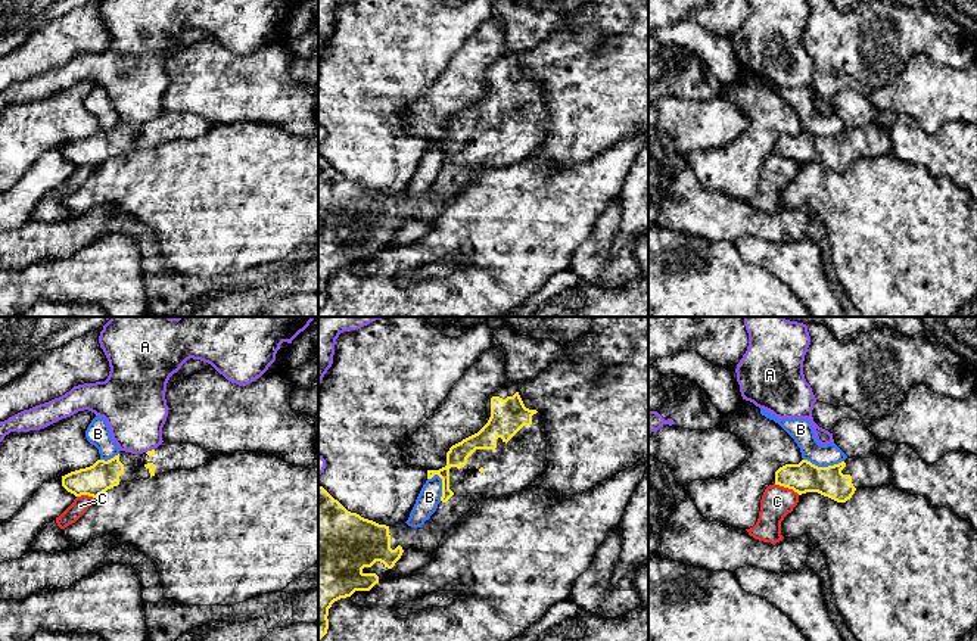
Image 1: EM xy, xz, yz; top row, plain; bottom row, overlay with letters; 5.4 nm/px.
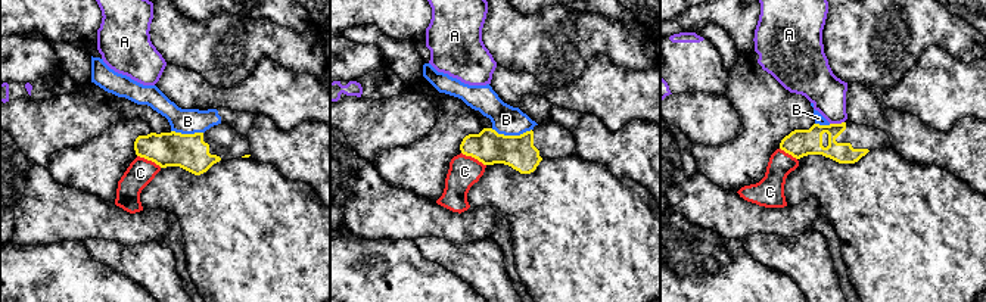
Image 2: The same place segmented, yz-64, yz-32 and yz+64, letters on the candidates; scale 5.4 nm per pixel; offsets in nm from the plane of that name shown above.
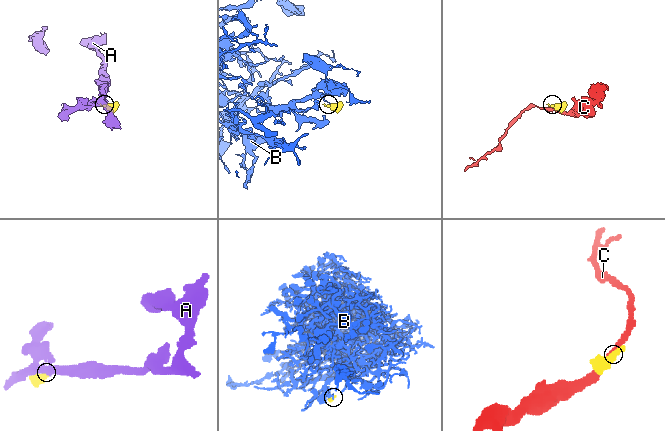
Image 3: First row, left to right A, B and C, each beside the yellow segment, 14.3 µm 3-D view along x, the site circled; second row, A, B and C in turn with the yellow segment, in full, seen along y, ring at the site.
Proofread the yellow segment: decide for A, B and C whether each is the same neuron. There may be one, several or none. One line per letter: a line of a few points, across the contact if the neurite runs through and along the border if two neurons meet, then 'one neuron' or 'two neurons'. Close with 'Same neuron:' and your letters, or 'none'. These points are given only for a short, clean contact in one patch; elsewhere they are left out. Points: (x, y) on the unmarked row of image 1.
A: two neurons
B: yz (803, 128), (818, 136), (833, 136), (843, 131) | two neurons
C: two neurons
Same neuron: none

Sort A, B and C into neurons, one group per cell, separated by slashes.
A / B C

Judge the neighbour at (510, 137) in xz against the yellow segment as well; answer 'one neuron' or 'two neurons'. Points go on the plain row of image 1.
one neuron

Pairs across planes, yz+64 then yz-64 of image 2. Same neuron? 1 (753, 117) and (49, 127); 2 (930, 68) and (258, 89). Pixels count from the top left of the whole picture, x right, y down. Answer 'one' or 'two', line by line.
1: two
2: one

